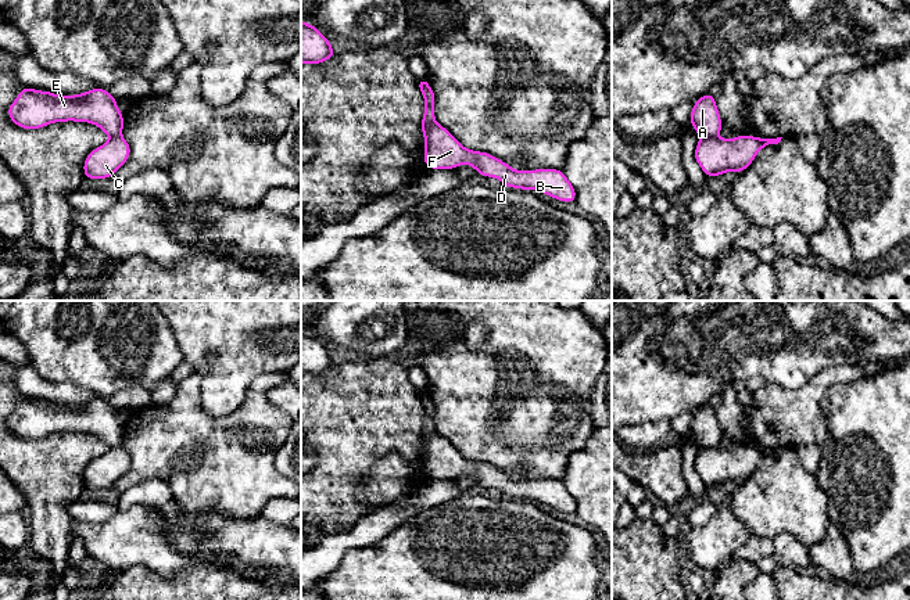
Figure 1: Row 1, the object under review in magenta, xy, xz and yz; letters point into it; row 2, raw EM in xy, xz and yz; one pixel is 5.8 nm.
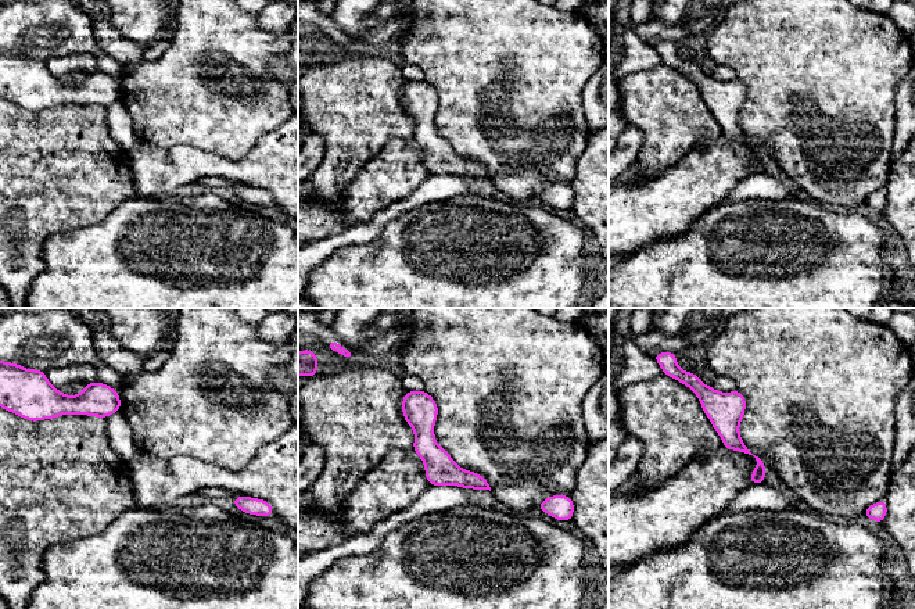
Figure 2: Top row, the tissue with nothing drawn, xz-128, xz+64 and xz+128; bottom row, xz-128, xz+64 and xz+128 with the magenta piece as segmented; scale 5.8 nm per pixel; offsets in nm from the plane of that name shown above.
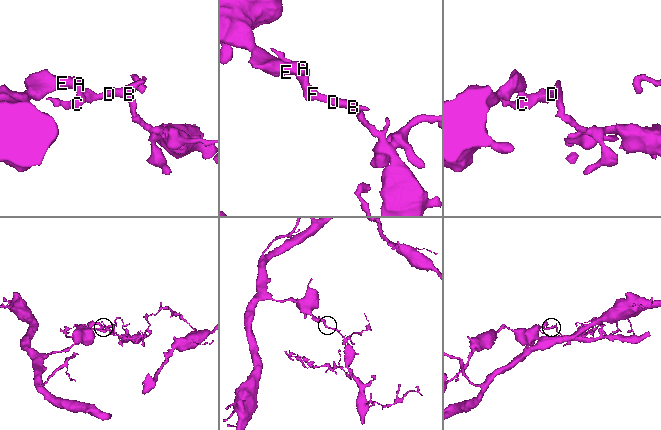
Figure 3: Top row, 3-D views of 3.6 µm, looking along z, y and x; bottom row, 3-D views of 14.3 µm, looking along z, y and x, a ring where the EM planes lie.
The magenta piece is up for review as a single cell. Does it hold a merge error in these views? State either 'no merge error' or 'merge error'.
merge error

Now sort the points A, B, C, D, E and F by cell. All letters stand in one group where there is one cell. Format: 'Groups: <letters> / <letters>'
Groups: A E / B C D F

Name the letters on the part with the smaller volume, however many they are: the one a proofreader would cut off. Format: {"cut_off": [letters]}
{"cut_off": ["B", "C", "D", "F"]}

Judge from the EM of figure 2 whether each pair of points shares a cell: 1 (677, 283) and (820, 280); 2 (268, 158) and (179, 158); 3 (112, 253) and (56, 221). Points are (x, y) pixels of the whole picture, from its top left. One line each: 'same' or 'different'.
1: same
2: same
3: different

